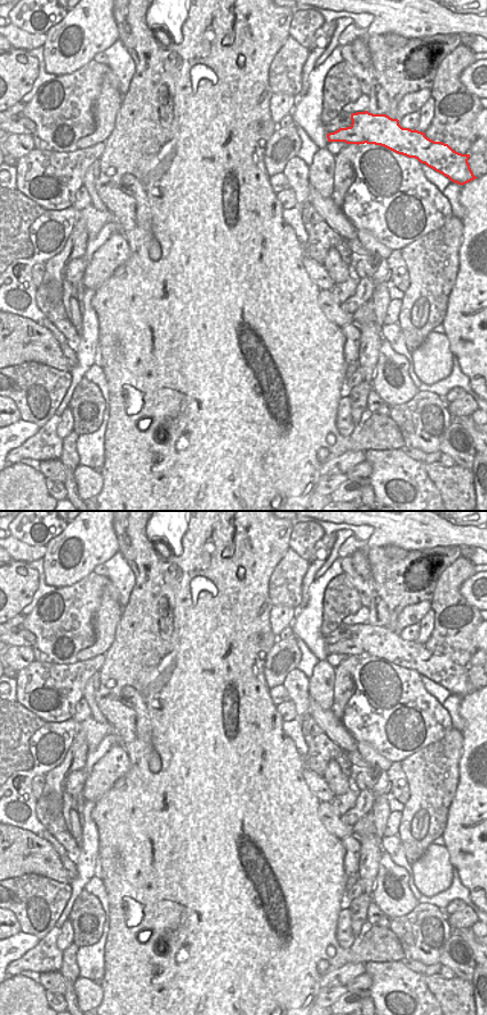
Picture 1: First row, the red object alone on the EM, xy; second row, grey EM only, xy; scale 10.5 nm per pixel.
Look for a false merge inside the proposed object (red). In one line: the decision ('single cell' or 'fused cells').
fused cells

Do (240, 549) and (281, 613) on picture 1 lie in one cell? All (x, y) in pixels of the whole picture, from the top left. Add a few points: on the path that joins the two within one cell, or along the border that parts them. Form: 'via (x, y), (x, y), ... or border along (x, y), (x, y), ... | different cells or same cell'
border along (272, 606), (270, 612), (270, 630), (273, 633) | different cells

